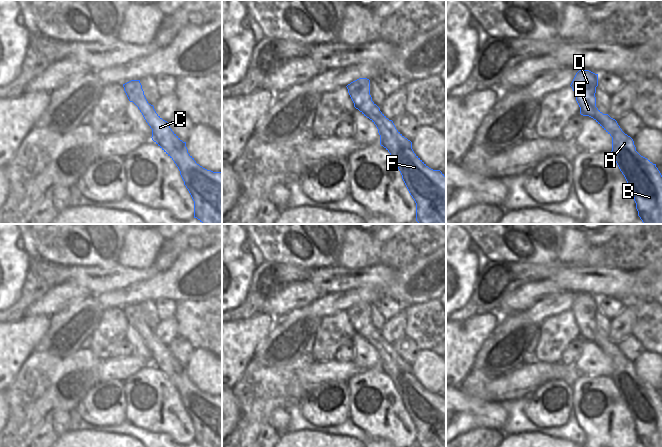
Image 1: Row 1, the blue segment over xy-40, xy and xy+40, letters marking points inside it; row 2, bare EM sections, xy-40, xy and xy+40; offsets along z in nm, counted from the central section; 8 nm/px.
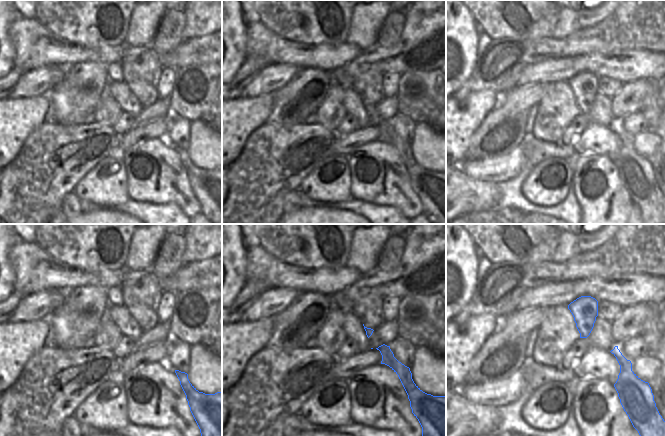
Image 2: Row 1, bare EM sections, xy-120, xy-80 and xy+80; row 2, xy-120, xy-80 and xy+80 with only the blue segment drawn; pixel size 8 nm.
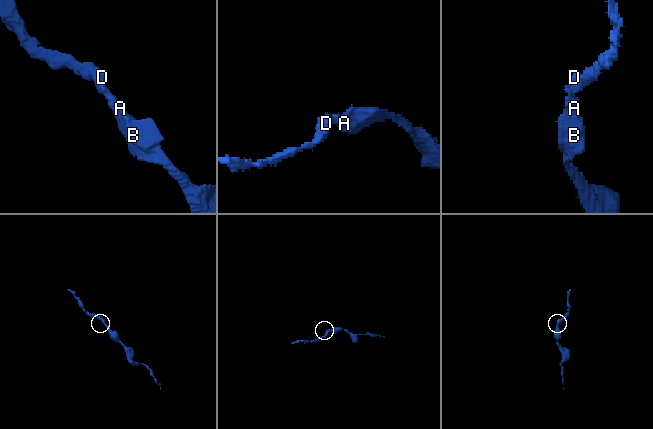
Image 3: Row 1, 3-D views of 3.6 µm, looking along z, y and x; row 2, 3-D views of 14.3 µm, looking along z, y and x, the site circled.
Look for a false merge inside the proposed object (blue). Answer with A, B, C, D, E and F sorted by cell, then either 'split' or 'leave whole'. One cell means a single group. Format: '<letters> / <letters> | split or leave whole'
A B C D E F | leave whole

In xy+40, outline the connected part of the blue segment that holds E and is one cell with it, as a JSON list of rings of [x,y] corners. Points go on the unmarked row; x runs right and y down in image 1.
[[[581,293],[570,310],[580,338],[593,342],[612,361],[610,377],[632,415],[642,446],[662,447],[662,399],[656,388],[636,375],[633,363],[622,355],[617,345],[596,331],[598,298]]]

